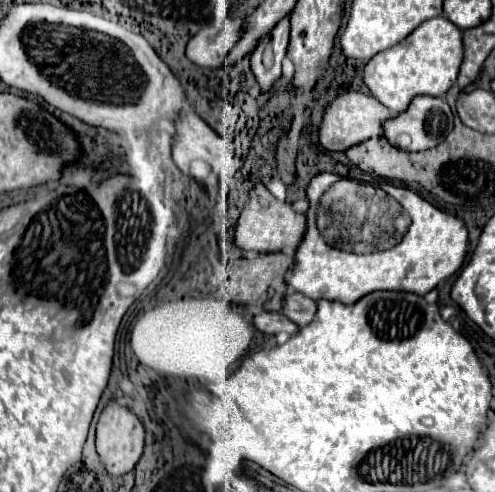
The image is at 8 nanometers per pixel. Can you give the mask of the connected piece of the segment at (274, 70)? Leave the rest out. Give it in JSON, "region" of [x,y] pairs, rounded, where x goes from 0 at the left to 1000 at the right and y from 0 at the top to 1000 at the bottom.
{"region":[[[584,35],[564,43],[556,63],[539,71],[523,87],[519,104],[507,112],[507,144],[531,189],[539,189],[552,177],[552,169],[568,157],[568,128],[576,120],[580,87],[584,87]]]}

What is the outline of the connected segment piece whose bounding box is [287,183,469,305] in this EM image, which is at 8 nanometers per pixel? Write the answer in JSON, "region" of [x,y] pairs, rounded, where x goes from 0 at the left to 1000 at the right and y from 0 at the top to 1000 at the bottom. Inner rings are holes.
{"region":[[[774,372],[774,388],[794,404],[802,404],[818,421],[818,429],[834,441],[834,453],[814,490],[794,506],[758,510],[745,518],[697,514],[677,502],[665,502],[653,490],[644,465],[636,461],[636,445],[624,441],[620,478],[600,506],[596,543],[580,563],[580,579],[588,587],[636,612],[665,608],[709,620],[754,591],[822,591],[822,596],[859,600],[931,547],[947,502],[947,470],[939,453],[875,421],[867,409],[851,404],[830,384]]]}

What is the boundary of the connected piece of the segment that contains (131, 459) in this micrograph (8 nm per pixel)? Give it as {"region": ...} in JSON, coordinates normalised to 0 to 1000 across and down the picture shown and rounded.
{"region":[[[224,811],[204,835],[196,860],[196,921],[216,957],[224,957],[224,965],[248,965],[265,957],[289,921],[289,896],[293,896],[293,872],[289,860],[277,852],[277,843],[261,835],[253,823],[240,823],[232,811]]]}

